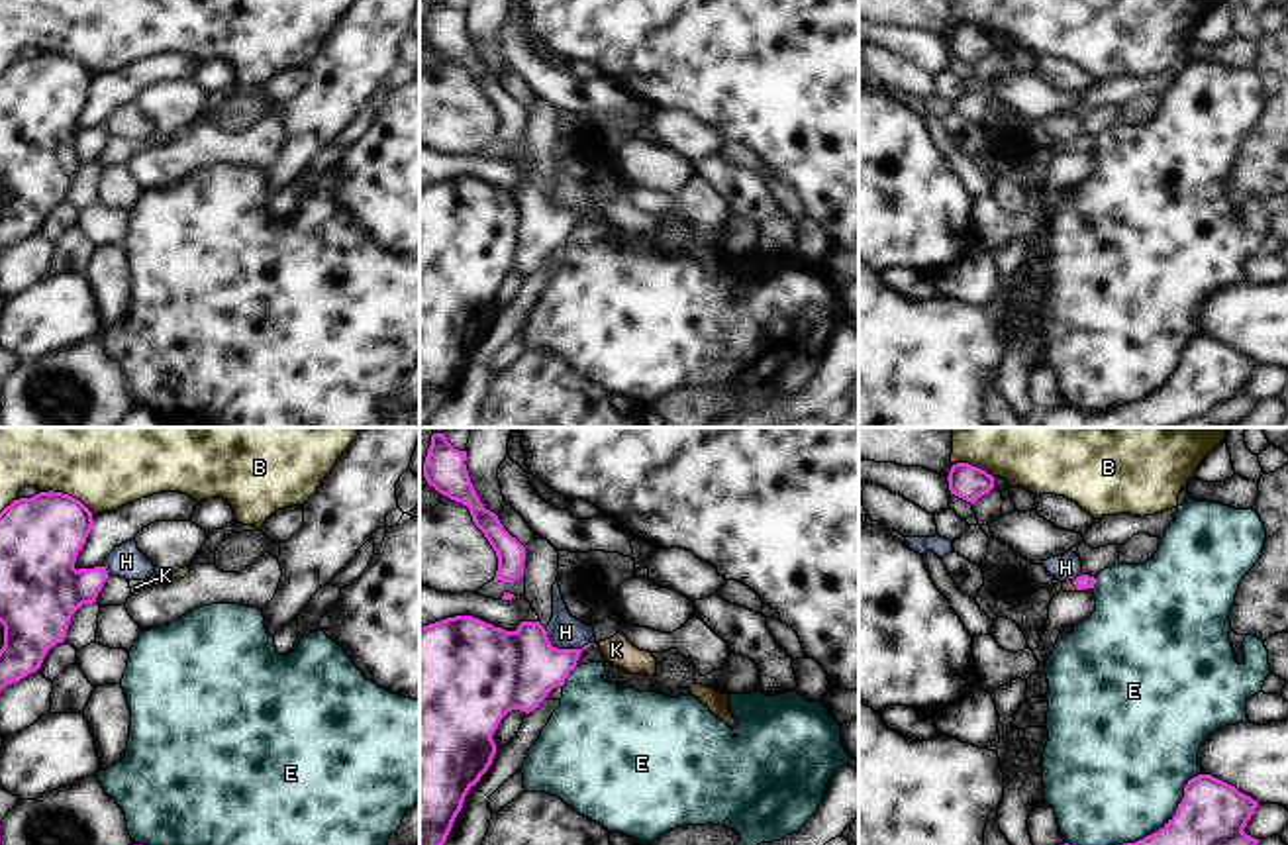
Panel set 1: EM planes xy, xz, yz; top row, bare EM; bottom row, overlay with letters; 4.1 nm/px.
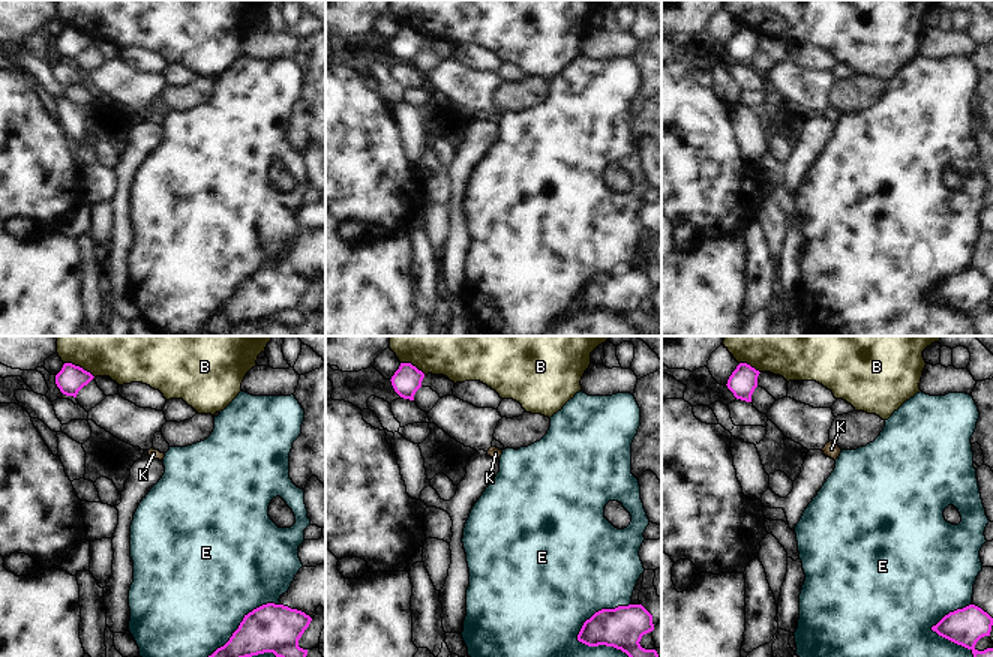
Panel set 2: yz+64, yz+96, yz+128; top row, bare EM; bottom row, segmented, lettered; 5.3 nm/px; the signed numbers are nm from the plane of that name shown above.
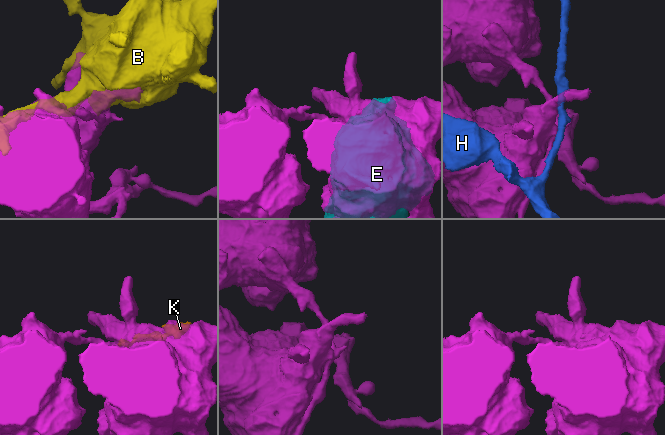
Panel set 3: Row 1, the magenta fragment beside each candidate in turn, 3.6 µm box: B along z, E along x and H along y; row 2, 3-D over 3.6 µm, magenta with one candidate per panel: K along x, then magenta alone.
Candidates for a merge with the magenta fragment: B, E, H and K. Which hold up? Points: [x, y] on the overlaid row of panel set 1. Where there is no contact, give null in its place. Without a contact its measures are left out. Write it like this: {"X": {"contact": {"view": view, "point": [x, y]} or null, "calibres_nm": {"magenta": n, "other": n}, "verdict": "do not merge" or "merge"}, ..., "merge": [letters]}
{"B": {"contact": {"view": "xy", "point": [67, 495]}, "calibres_nm": {"magenta": 340, "other": 500}, "verdict": "do not merge"}, "E": {"contact": {"view": "yz", "point": [1173, 816]}, "calibres_nm": {"magenta": 280, "other": 480}, "verdict": "do not merge"}, "H": {"contact": {"view": "xz", "point": [563, 649]}, "calibres_nm": {"magenta": 320, "other": 140}, "verdict": "do not merge"}, "K": {"contact": {"view": "yz", "point": [1081, 587]}, "calibres_nm": {"magenta": 60, "other": 50}, "verdict": "merge"}, "merge": ["K"]}

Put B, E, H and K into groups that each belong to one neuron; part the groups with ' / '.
B / E / H / K

